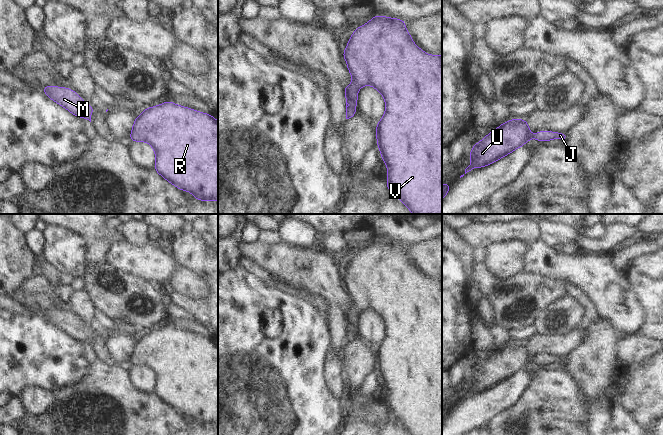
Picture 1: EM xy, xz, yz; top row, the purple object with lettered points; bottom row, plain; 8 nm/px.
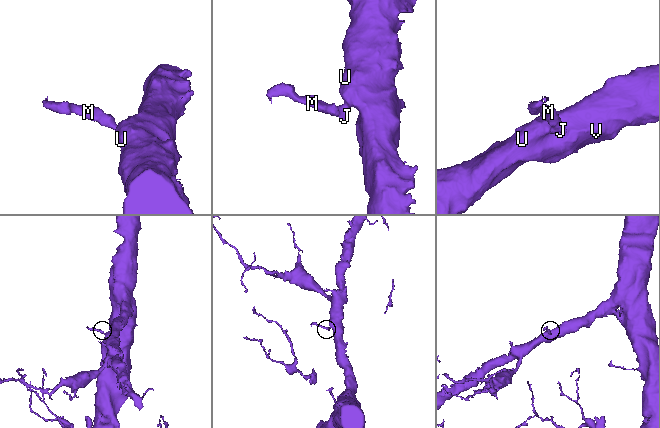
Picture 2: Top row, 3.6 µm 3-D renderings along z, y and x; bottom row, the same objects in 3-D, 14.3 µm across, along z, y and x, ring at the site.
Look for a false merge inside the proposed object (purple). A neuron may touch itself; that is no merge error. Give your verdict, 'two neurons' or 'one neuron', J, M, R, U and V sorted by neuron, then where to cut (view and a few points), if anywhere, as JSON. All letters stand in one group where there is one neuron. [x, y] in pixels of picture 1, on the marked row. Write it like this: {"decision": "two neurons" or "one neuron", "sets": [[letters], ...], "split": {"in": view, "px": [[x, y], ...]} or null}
{"decision": "one neuron", "sets": [["J", "M", "R", "U", "V"]], "split": null}

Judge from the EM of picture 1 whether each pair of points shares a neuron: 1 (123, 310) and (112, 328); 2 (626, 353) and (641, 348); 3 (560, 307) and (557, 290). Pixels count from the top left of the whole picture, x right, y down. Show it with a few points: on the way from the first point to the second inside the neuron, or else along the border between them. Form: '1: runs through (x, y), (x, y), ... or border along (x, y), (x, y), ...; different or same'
1: border along (94, 311), (104, 314), (114, 322); different
2: runs through (630, 352), (637, 349); same
3: border along (569, 295), (555, 299), (546, 308), (538, 311); different

